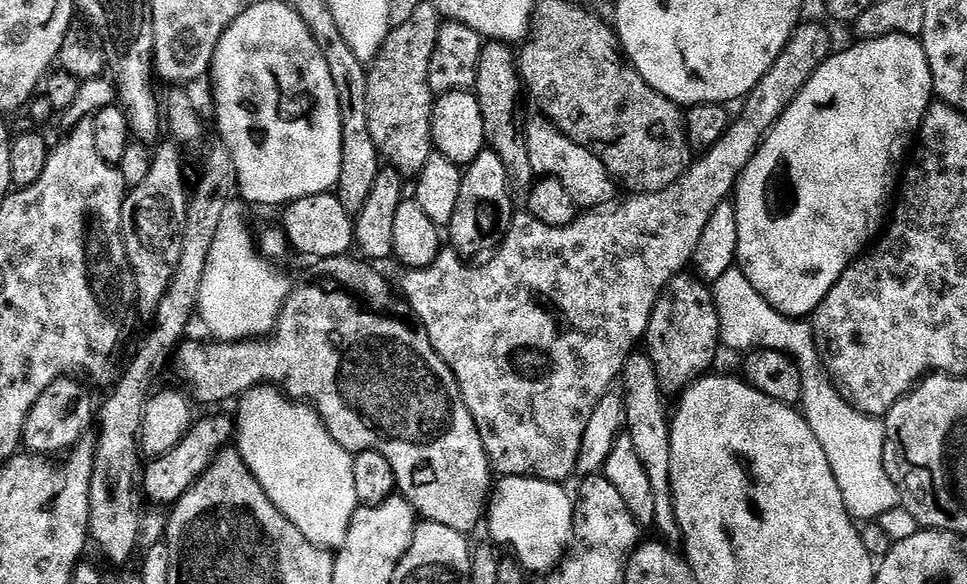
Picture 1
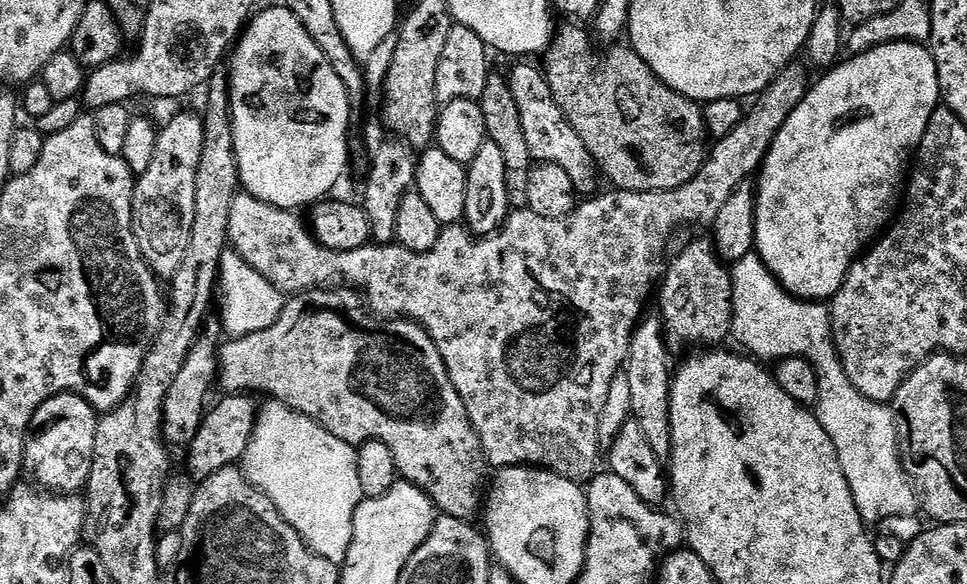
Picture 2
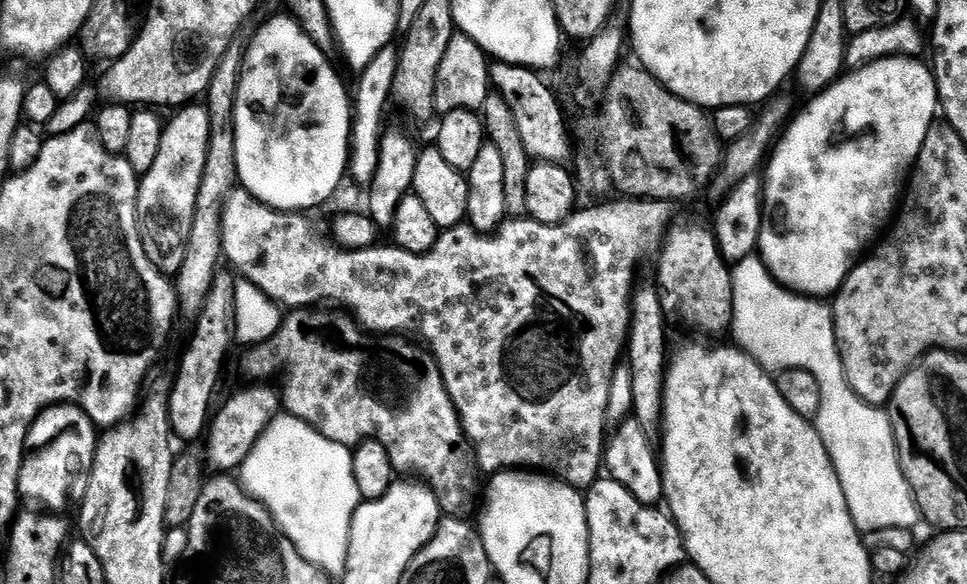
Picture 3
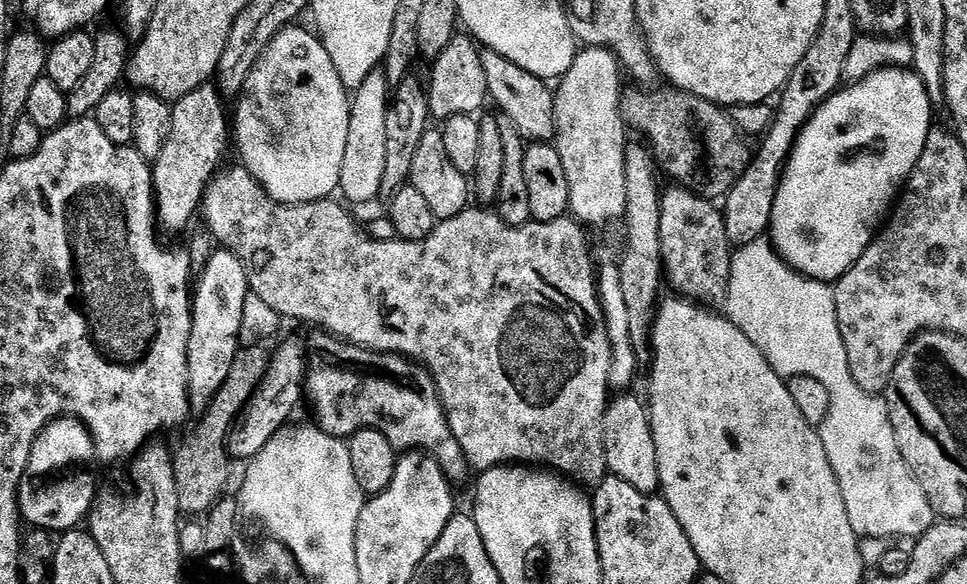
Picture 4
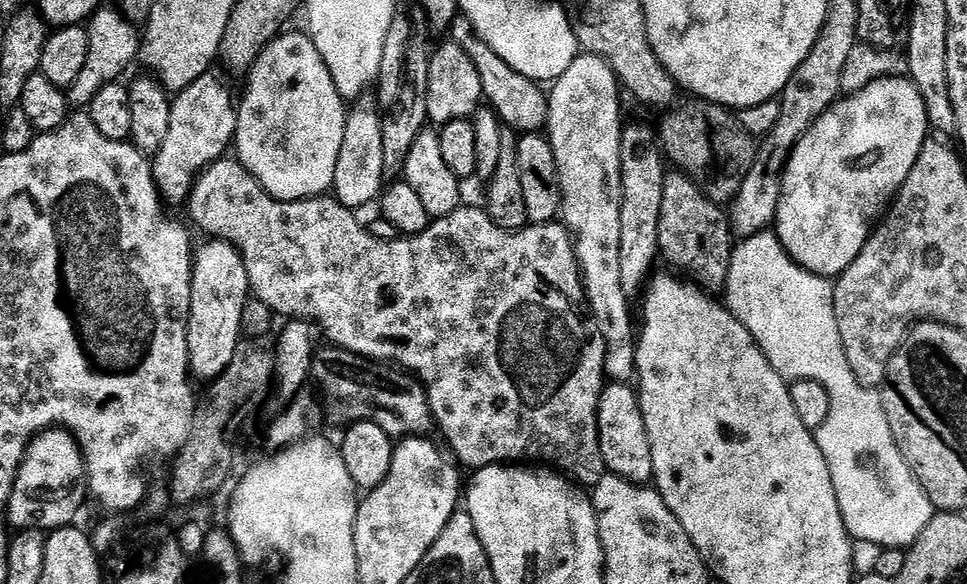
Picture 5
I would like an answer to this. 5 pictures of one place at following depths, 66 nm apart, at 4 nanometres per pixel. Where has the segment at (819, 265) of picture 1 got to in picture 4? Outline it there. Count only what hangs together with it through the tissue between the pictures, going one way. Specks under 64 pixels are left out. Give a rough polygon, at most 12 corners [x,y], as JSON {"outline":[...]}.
{"outline":[[911,67],[841,87],[784,165],[771,243],[835,282],[934,127]]}

